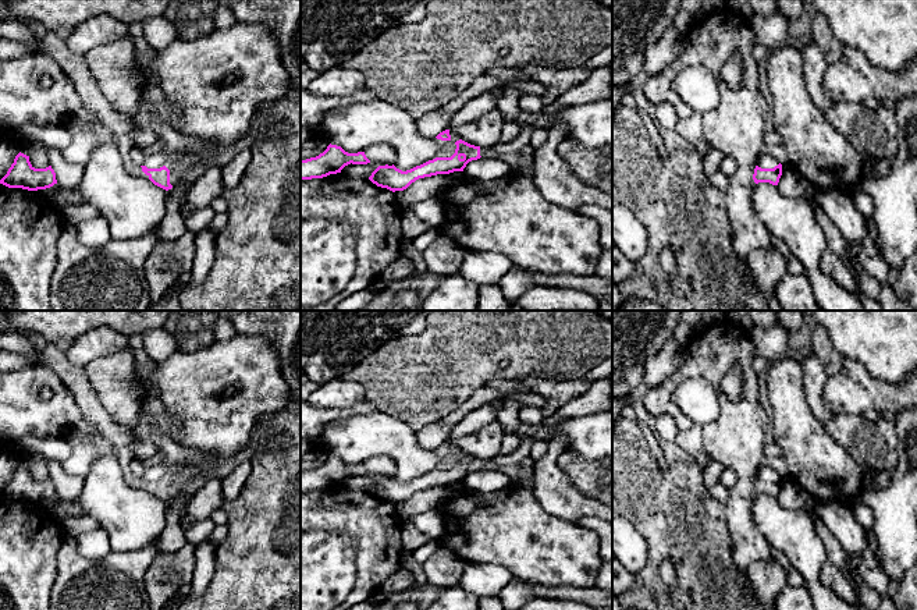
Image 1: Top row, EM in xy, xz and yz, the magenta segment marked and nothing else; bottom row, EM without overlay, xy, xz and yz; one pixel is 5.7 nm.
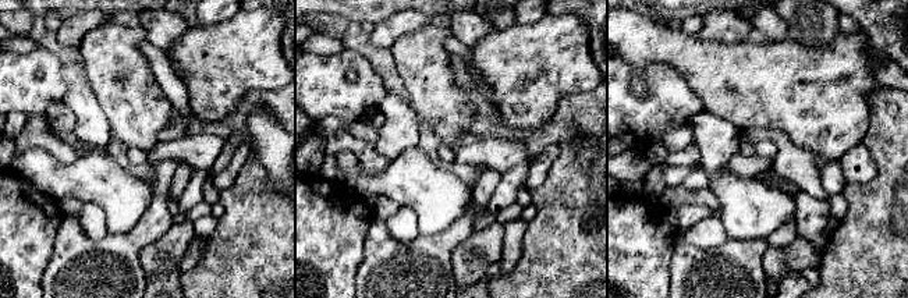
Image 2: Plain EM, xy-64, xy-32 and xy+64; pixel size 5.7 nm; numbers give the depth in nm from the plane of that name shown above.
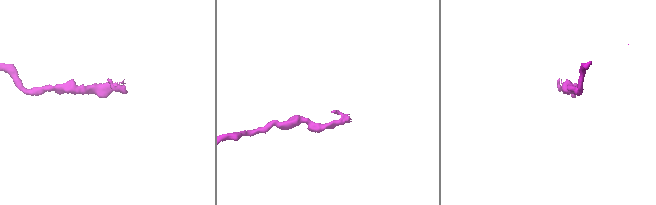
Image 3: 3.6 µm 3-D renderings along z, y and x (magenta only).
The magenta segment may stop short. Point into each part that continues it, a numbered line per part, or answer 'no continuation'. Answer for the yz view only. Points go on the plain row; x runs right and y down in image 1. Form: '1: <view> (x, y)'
1: yz (764, 472)

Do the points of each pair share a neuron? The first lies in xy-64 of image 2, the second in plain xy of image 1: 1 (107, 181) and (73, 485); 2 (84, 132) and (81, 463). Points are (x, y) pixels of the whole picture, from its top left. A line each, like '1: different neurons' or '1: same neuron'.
1: different neurons
2: same neuron

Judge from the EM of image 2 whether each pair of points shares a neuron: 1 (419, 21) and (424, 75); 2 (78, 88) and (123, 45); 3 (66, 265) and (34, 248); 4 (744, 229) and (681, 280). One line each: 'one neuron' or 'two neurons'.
1: two neurons
2: two neurons
3: two neurons
4: two neurons

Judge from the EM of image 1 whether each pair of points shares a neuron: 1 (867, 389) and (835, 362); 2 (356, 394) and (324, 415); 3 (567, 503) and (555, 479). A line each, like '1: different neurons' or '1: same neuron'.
1: different neurons
2: different neurons
3: same neuron

